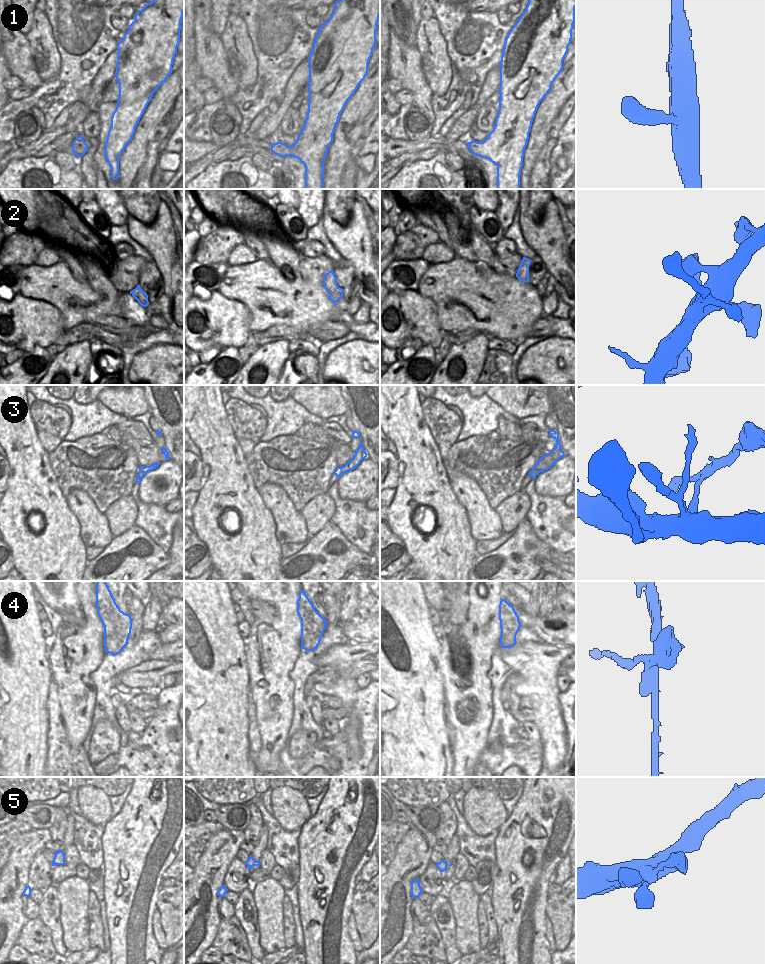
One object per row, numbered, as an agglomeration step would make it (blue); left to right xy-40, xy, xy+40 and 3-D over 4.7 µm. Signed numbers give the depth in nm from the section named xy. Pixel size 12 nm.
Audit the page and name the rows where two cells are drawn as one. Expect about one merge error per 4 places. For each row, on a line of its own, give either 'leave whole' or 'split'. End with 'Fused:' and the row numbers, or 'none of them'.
1: leave whole
2: leave whole
3: split
4: split
5: leave whole
Fused: 3, 4

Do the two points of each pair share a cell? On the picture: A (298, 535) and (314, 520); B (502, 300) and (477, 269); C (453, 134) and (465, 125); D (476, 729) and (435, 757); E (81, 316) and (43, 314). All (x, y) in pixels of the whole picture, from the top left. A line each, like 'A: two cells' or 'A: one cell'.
A: two cells
B: one cell
C: one cell
D: two cells
E: two cells

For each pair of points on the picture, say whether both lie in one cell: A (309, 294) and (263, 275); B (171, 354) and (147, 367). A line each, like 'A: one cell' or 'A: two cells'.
A: one cell
B: one cell

